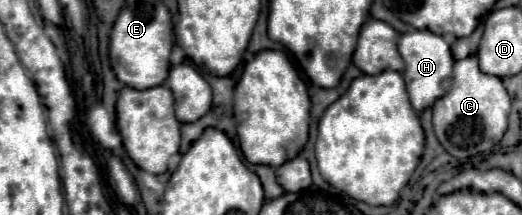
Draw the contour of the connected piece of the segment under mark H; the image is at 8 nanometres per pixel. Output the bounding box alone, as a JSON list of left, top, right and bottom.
[398,30,454,112]

